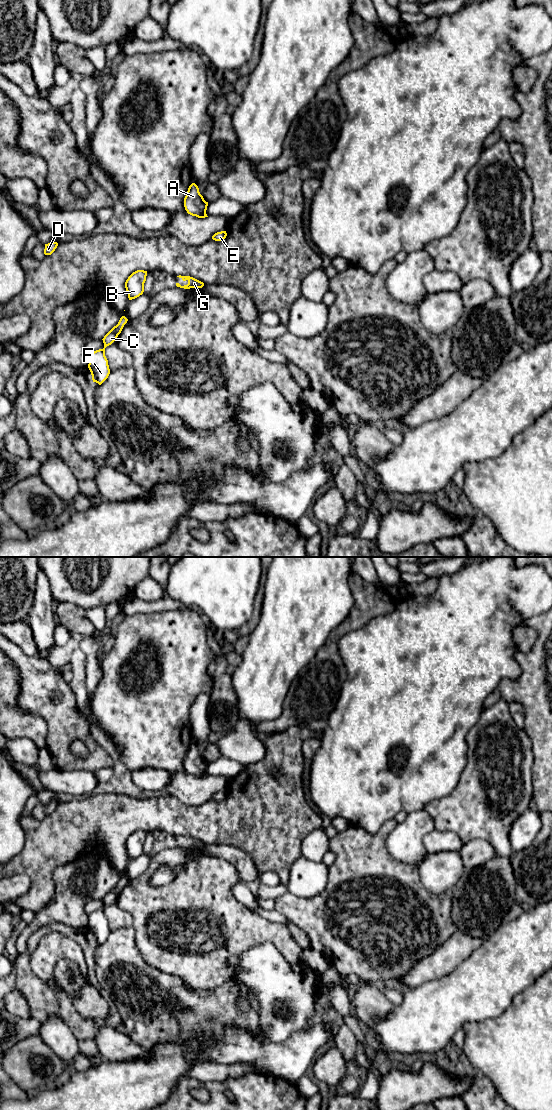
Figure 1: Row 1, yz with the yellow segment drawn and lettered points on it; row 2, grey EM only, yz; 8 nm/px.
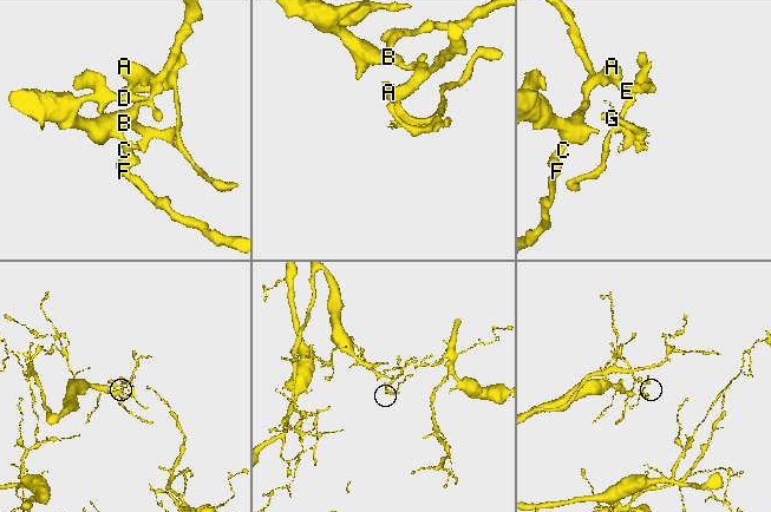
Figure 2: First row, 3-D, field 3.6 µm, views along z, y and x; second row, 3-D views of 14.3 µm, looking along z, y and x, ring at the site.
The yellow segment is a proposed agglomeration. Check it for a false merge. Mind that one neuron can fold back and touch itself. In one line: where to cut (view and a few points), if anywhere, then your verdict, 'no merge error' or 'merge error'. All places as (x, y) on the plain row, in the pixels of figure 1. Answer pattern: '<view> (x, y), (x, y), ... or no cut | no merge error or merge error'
no cut | no merge error

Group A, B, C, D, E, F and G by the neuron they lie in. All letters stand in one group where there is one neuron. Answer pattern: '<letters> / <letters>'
A B C D E F G

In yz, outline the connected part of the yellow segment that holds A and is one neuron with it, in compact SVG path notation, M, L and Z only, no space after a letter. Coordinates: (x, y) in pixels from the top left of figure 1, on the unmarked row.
M192 743L184 758L185 770L192 776L205 778L208 777L206 774L207 766L208 762L206 762L200 754L198 746L195 743Z

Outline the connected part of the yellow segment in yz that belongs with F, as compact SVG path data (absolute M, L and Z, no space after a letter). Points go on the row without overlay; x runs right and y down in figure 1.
M122 876L118 884L114 886L102 899L104 908L88 914L88 928L91 932L92 940L99 945L101 945L110 934L108 920L105 916L105 908L117 899L127 881L128 879L125 876Z

